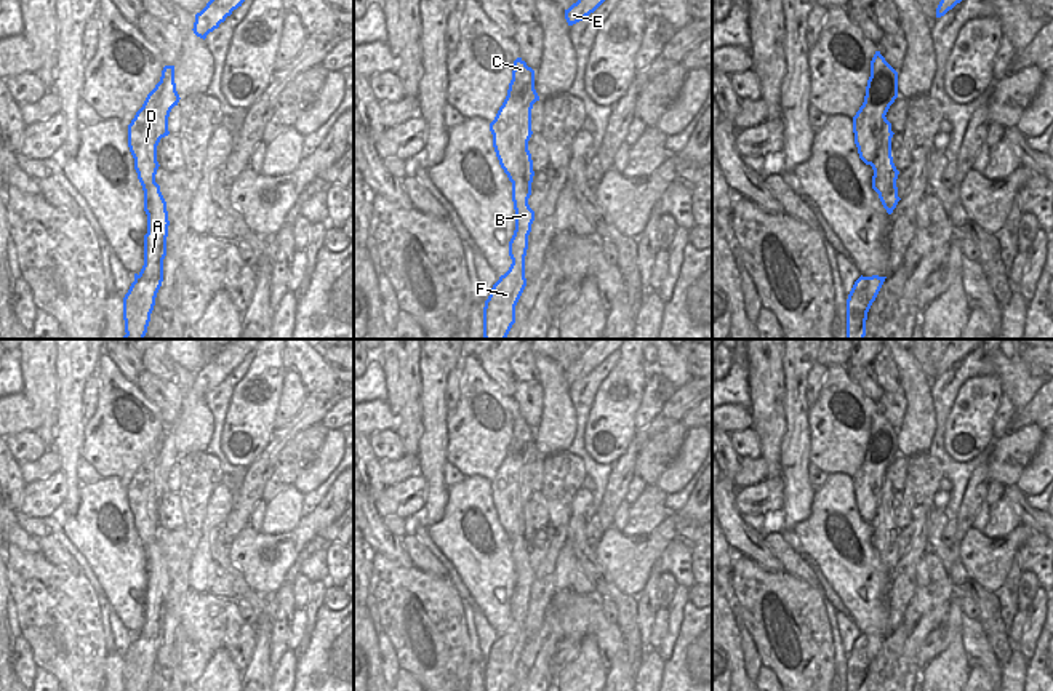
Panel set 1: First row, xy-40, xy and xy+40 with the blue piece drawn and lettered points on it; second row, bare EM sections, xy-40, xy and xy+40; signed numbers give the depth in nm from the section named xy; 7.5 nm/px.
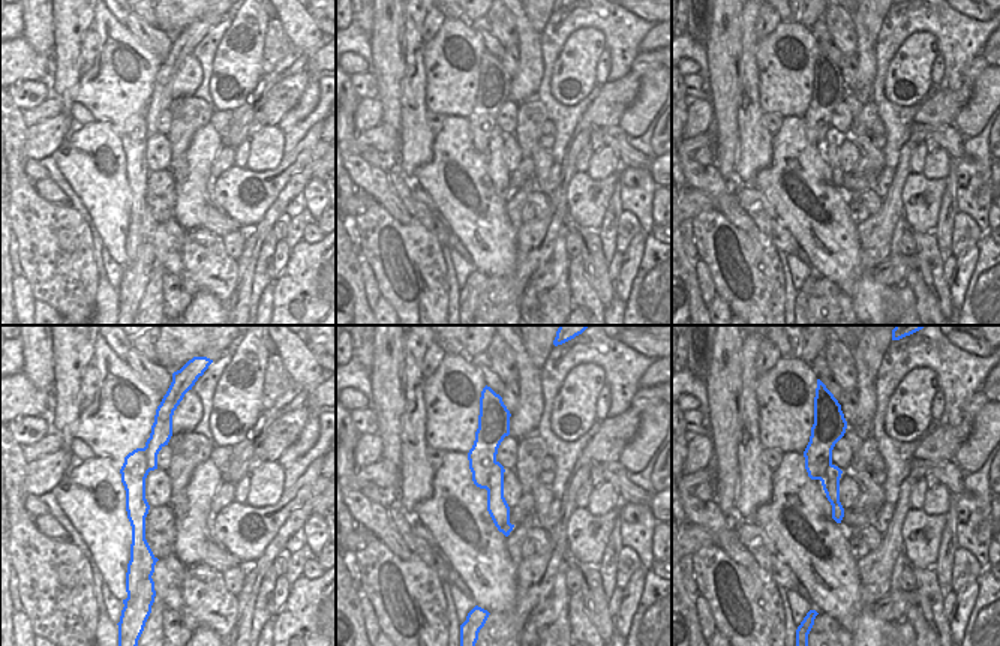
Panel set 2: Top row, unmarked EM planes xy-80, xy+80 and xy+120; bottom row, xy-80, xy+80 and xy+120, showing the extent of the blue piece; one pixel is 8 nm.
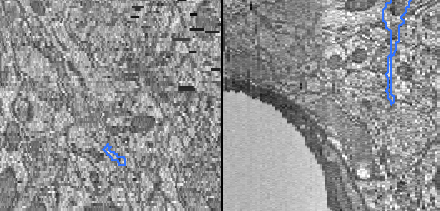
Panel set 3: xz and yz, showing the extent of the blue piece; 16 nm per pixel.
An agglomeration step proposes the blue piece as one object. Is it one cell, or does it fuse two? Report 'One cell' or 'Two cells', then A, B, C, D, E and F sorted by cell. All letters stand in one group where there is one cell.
Two cells. Groups: A B E F / C D

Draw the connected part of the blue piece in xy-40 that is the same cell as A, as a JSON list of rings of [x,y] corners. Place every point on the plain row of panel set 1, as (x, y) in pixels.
[[[155,541],[149,545],[154,590],[144,593],[144,624],[139,640],[130,645],[123,656],[125,691],[147,691],[157,651],[163,640],[163,617],[166,614],[168,569],[166,560]]]

